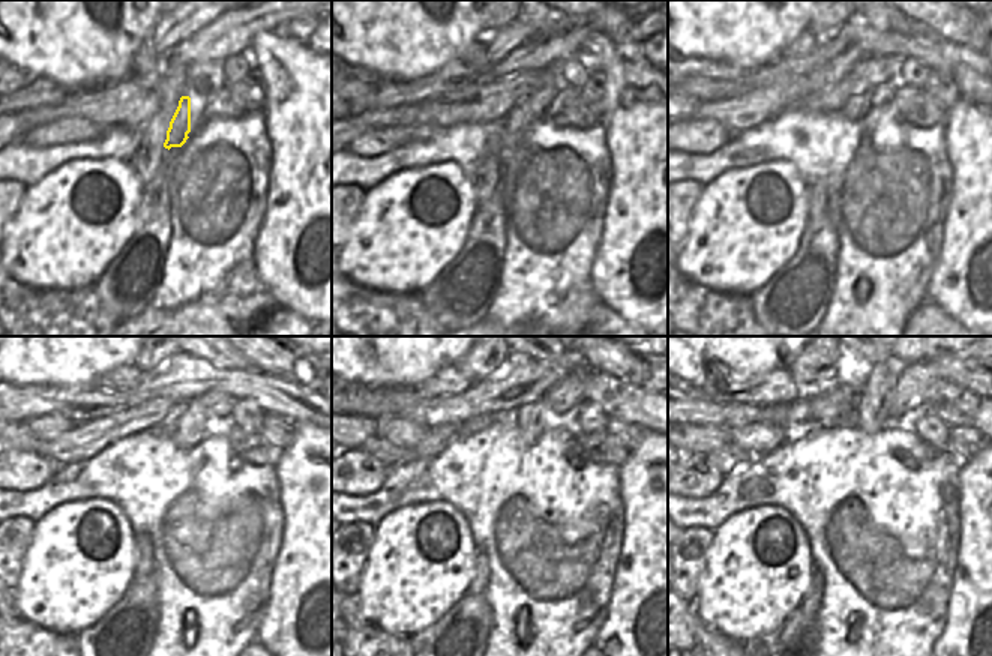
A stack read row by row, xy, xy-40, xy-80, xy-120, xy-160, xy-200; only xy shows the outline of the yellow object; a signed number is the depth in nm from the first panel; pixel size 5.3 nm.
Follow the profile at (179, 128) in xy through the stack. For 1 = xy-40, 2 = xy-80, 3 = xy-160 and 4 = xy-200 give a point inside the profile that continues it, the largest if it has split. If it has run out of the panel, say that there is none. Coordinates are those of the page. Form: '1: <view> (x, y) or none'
1: xy-40 (515, 120)
2: xy-80 (857, 105)
3: xy-160 (529, 418)
4: xy-200 (874, 406)

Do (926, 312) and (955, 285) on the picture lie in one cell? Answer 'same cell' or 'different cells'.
different cells

